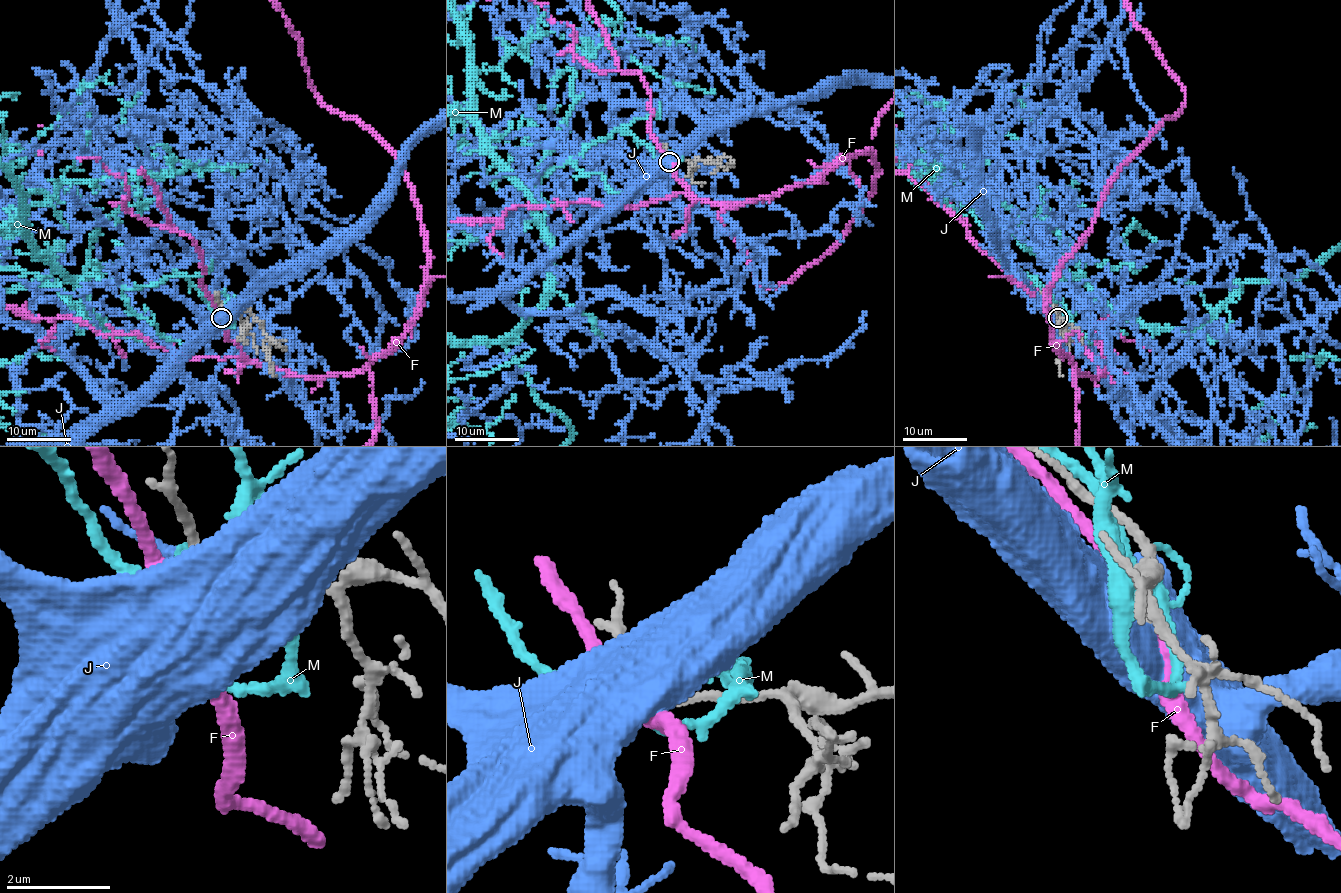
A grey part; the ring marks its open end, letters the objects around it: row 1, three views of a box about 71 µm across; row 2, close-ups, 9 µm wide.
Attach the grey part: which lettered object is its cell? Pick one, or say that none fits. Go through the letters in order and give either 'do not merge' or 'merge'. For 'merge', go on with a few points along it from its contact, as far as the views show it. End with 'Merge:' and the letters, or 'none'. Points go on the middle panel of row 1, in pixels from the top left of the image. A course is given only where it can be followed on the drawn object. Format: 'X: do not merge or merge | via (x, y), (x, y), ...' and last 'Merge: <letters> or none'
F: do not merge
J: merge
M: do not merge
Merge: J

